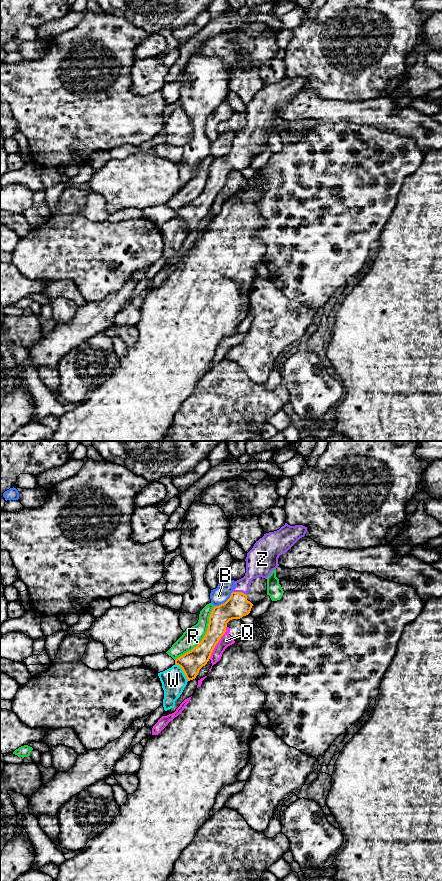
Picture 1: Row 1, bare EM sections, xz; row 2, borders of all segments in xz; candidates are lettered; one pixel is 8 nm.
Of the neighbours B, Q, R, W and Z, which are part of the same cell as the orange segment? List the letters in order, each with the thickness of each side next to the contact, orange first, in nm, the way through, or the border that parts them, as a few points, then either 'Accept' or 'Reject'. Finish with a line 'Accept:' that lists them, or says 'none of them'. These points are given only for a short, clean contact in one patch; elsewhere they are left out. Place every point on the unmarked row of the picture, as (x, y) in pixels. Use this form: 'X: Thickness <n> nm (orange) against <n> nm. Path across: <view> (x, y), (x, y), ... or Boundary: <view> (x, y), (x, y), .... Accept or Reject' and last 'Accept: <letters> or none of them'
B: Thickness 190 nm (orange) against 140 nm. Boundary: xz (232, 144), (224, 154), (215, 158). Reject
Q: Thickness 170 nm (orange) against 100 nm. Reject
R: Thickness 180 nm (orange) against 150 nm. Reject
W: Thickness 180 nm (orange) against 200 nm. Reject
Z: Thickness 190 nm (orange) against 180 nm. Path across: xz (237, 158), (239, 144), (241, 138), (256, 118). Accept
Accept: Z

